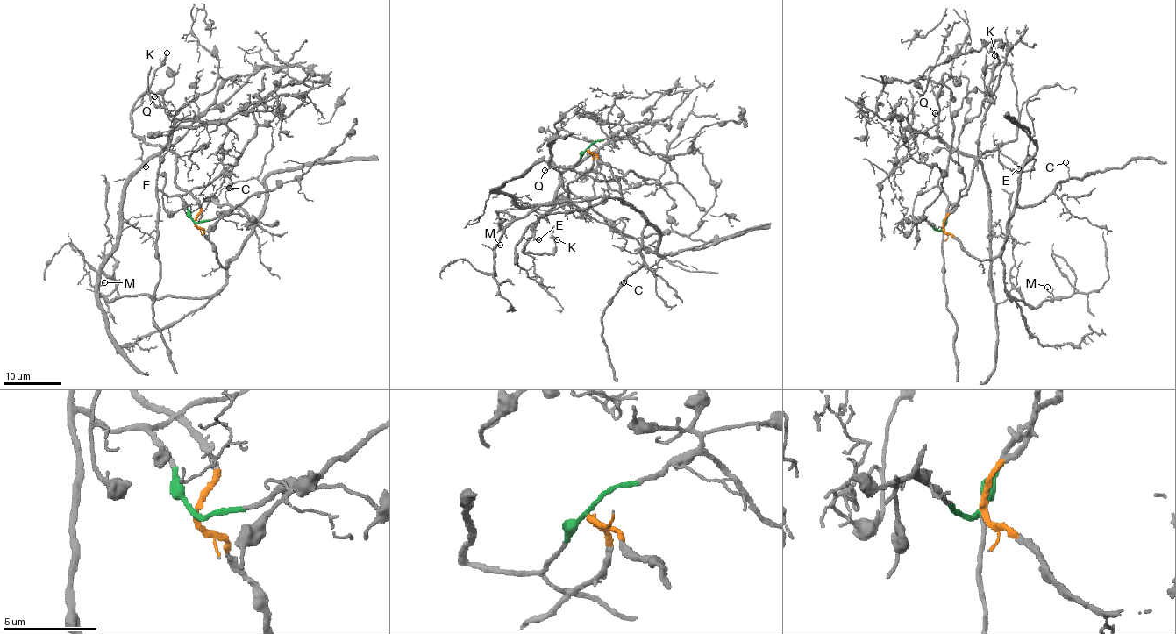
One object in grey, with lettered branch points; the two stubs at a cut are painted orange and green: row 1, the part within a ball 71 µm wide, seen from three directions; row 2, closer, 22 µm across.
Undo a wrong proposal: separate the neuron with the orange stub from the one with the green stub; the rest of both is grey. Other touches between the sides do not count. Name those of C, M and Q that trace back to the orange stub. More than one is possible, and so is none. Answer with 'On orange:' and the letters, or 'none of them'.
On orange: C, M

